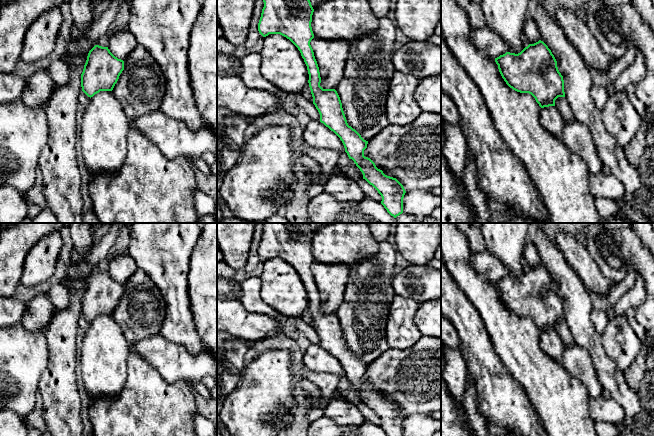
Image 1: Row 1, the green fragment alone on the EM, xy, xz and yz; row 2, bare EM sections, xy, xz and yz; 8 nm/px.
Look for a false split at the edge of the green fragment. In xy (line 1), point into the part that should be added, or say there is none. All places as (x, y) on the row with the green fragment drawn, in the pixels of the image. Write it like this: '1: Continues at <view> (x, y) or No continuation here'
1: No continuation here

